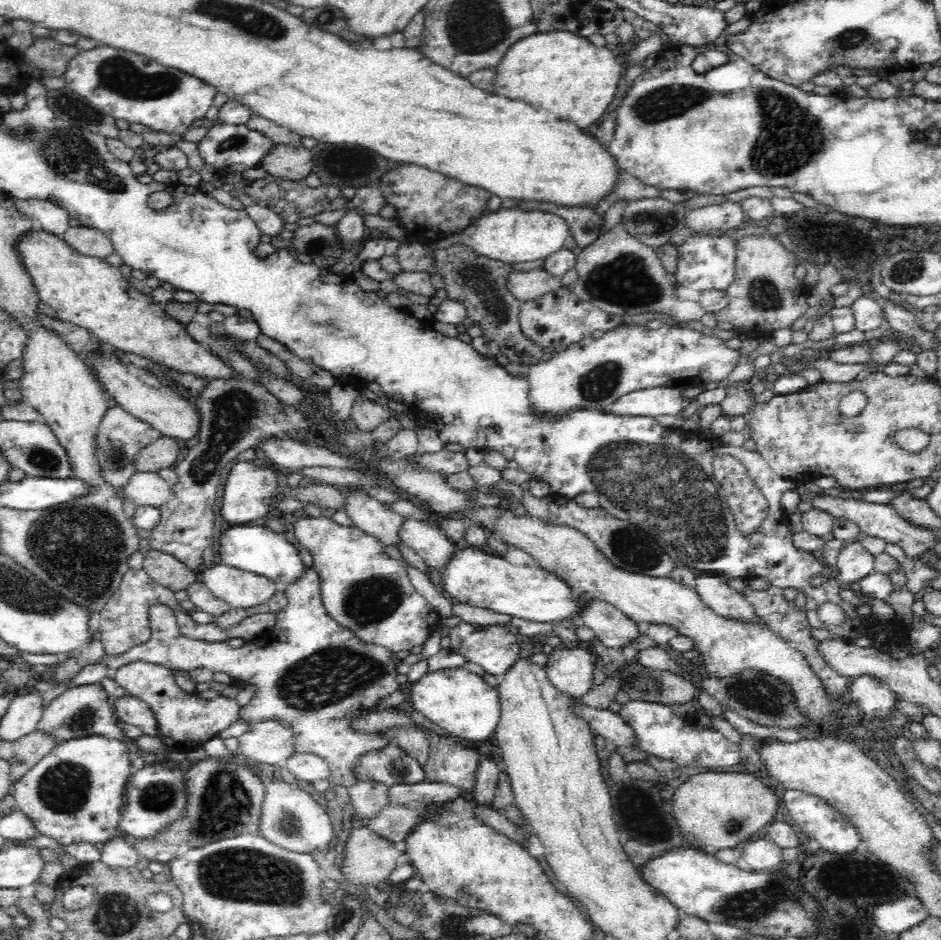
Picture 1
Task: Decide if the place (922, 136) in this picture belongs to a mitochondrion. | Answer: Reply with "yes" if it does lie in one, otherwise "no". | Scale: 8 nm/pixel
no

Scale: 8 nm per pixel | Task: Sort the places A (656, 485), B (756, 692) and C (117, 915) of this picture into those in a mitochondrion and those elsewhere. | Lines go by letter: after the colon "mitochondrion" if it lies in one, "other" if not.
A: mitochondrion
B: mitochondrion
C: mitochondrion

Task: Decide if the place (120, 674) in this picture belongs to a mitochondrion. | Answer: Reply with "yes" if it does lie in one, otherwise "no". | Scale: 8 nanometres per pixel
no

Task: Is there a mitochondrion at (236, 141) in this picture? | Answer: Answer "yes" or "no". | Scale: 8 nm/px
yes

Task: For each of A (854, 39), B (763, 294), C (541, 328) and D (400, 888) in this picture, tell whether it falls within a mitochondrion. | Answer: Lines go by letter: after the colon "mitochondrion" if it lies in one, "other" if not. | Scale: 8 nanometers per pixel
A: mitochondrion
B: mitochondrion
C: mitochondrion
D: other

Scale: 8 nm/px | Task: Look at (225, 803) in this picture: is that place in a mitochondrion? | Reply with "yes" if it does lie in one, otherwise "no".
yes

